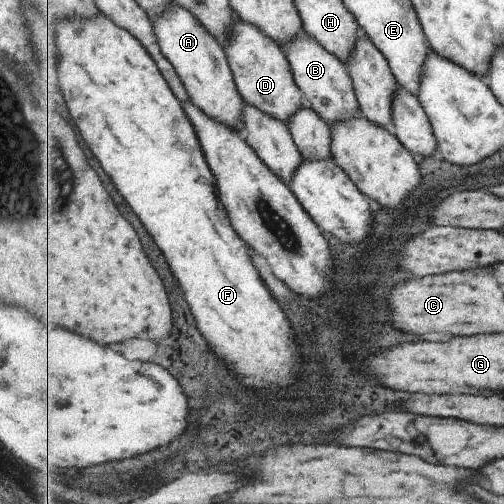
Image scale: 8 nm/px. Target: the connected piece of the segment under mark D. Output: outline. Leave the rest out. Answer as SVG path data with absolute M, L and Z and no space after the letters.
M237 19L229 34L225 50L233 76L243 99L265 114L289 124L289 120L306 104L304 95L297 87L285 50L273 38L269 38L259 26Z

